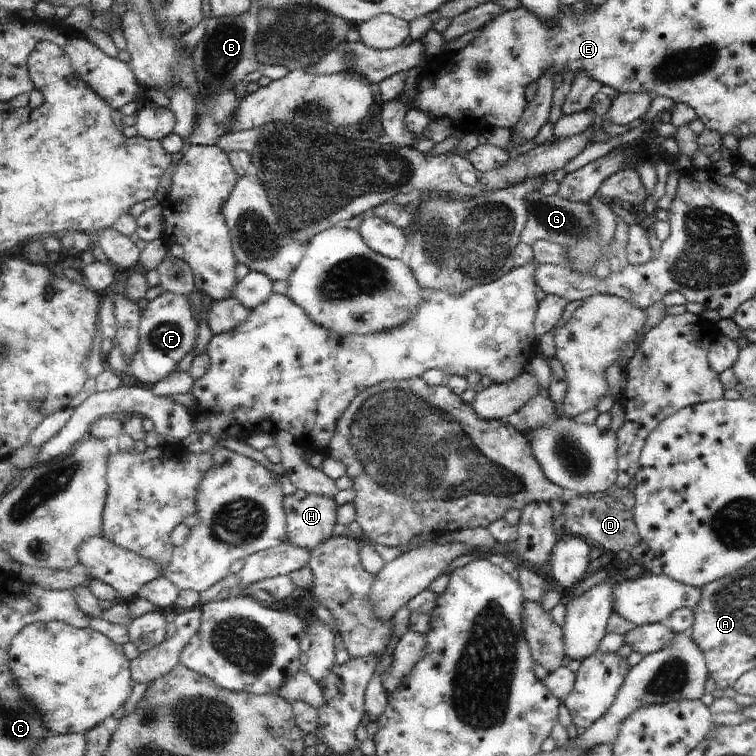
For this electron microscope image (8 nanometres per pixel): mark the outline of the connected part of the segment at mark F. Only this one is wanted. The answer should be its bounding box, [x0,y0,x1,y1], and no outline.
[128,292,199,386]

